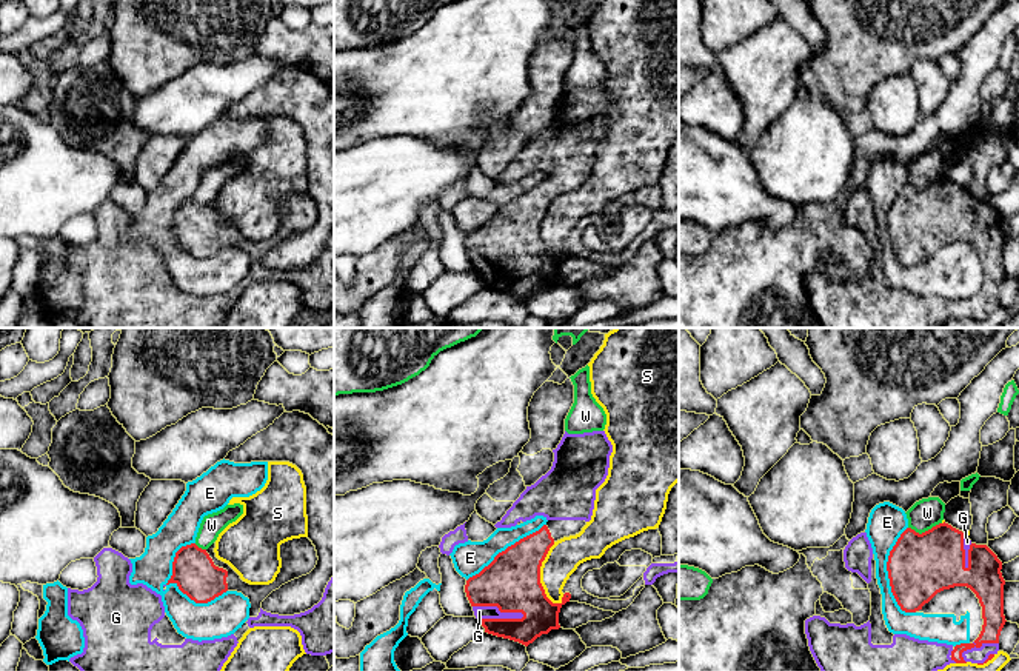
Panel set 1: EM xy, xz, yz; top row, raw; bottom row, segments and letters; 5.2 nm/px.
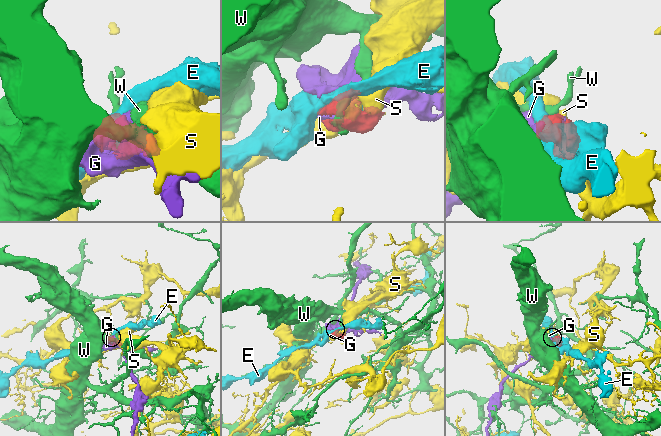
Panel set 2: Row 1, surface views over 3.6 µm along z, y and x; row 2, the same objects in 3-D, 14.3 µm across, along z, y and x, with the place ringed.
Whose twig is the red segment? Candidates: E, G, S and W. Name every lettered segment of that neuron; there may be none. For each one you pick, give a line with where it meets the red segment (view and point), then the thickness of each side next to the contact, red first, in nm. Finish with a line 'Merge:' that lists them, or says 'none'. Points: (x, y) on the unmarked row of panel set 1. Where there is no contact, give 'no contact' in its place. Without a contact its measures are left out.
G: xz (499, 265) | 300/60 nm
Merge: G

